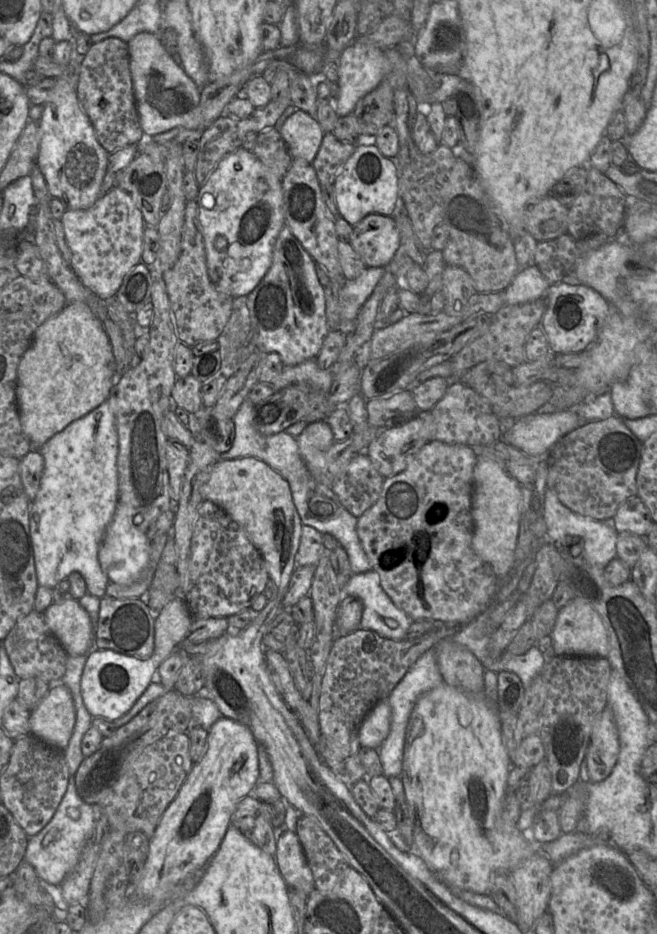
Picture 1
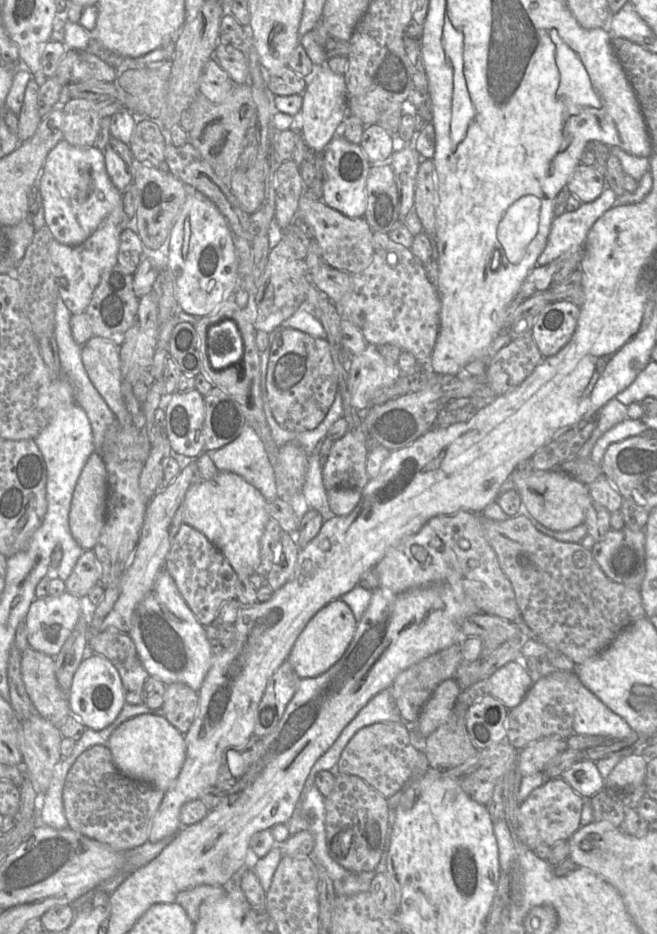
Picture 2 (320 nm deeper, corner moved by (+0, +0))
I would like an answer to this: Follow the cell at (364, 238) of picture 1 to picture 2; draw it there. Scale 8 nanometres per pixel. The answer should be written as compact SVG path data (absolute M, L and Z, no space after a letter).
M303 192L299 199L297 218L313 230L324 261L329 266L353 275L362 272L371 263L375 252L372 245L373 230L364 217L350 218Z

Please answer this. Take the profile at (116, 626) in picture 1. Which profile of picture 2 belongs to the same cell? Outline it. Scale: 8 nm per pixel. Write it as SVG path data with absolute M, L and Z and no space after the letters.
M105 630L89 637L89 647L95 655L107 658L117 669L127 704L143 704L142 691L149 677L136 647L128 633L120 630Z

